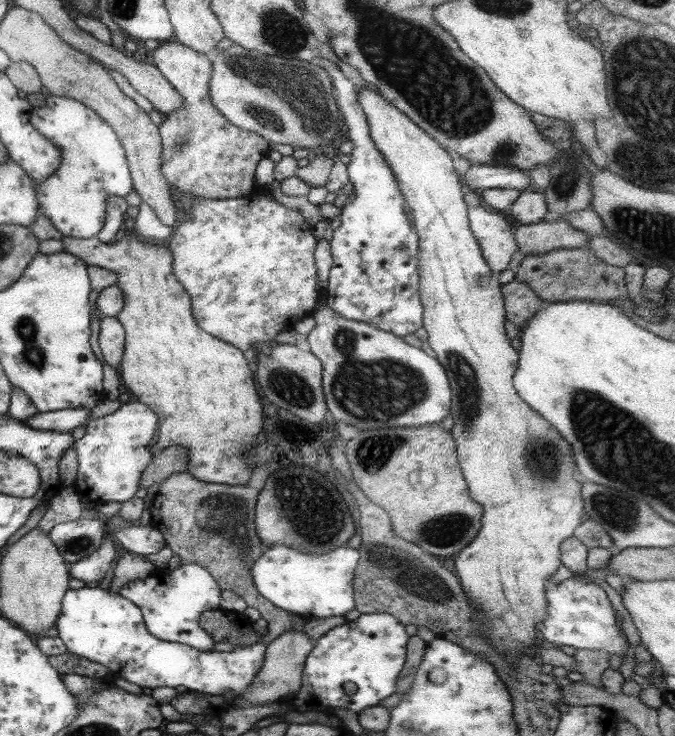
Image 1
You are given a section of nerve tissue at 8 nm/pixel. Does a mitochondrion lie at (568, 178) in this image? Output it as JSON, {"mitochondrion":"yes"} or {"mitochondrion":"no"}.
{"mitochondrion":"yes"}

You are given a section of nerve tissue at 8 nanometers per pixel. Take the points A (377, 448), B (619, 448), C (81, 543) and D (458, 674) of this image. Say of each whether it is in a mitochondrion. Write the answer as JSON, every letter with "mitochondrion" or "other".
{"A":"mitochondrion","B":"mitochondrion","C":"mitochondrion","D":"other"}

